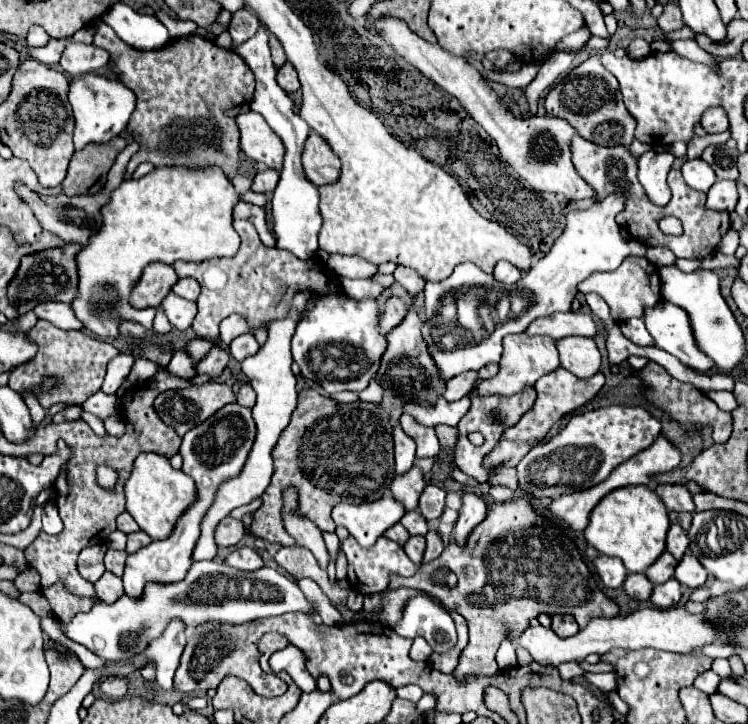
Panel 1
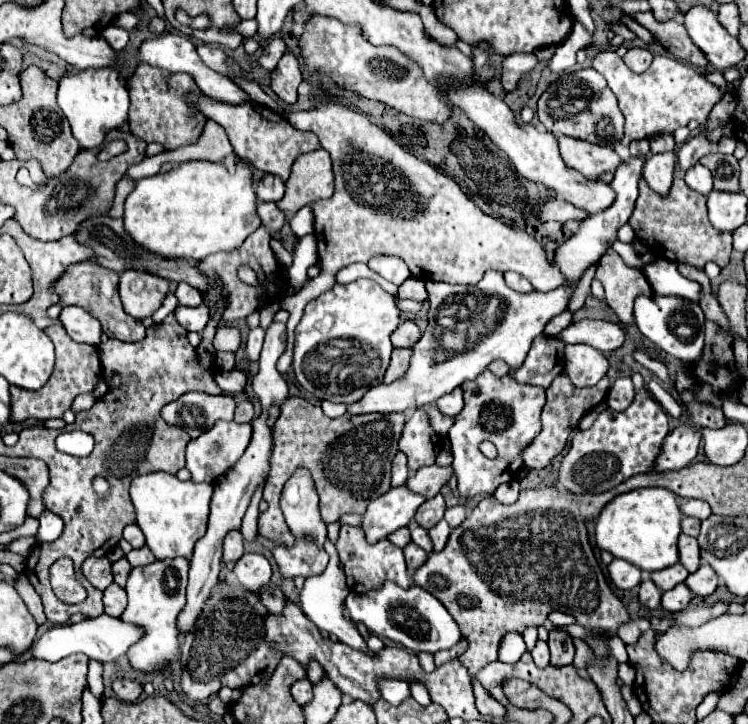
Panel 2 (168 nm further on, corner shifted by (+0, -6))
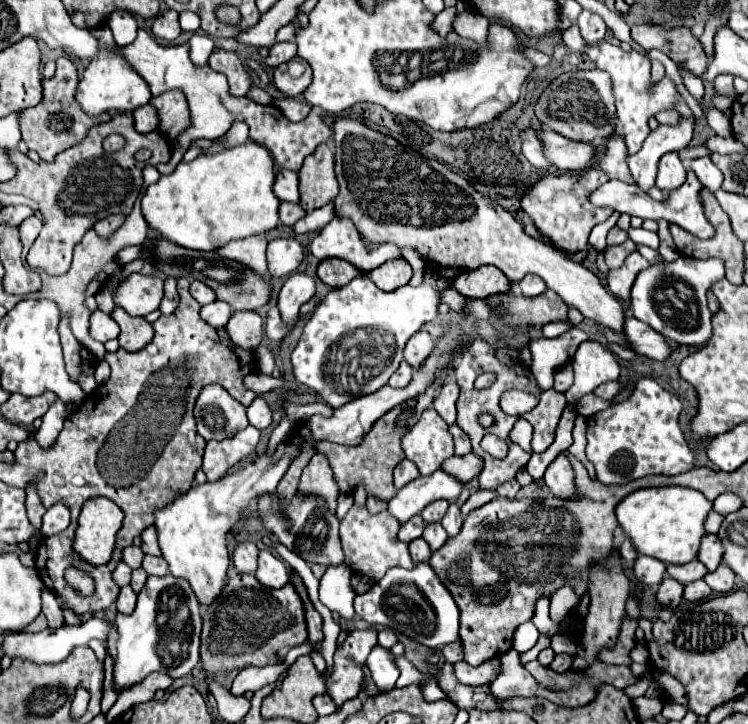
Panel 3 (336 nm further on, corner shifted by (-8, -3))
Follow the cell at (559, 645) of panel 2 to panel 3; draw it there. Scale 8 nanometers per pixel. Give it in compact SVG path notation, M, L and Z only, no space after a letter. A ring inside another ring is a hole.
M556 655L554 661L550 663L550 669L556 673L566 673L570 669L570 663L572 663L570 655Z

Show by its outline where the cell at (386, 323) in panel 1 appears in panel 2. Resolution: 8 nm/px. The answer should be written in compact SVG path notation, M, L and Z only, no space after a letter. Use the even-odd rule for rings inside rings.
M402 320L390 338L392 338L394 348L410 348L420 340L420 336L422 336L422 332L414 324L414 320Z

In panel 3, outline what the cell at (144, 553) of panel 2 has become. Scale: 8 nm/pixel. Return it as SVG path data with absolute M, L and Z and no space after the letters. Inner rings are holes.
M146 555L144 557L144 563L142 563L144 571L148 575L166 575L168 573L168 563L162 559L162 557L152 557L152 555Z

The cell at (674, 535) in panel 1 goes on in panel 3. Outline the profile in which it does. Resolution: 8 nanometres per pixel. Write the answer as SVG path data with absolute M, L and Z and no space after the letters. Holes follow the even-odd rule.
M706 535L700 545L700 555L698 559L708 567L708 571L716 571L724 555L724 547L716 535Z

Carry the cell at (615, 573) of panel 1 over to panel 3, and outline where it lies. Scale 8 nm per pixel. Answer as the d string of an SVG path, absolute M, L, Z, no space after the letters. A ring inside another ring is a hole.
M640 555L634 563L634 577L644 585L650 585L650 587L658 585L664 579L664 575L666 575L666 565L658 559Z

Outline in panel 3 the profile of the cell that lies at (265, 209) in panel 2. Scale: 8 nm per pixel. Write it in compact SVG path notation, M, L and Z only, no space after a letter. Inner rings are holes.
M282 201L280 203L280 221L284 223L284 225L294 225L298 219L302 219L306 215L306 211L300 207L300 205L296 205L296 203L288 203L288 201Z

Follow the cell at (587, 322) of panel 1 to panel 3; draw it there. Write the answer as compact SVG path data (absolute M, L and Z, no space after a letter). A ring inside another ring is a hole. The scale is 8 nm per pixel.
M636 317L626 319L624 335L630 341L630 345L636 349L636 353L640 355L646 355L656 361L666 361L670 357L668 341L660 333L656 333L652 327L638 321Z

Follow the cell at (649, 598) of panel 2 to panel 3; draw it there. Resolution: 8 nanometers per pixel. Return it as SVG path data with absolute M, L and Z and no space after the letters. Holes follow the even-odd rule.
M666 575L664 581L662 581L660 587L658 587L658 601L660 601L662 605L676 607L676 605L682 601L682 593L684 593L684 585Z

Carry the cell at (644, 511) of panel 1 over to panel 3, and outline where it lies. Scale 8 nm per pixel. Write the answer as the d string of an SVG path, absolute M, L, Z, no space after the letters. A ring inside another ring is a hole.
M650 487L630 493L616 507L616 517L624 533L634 543L640 555L656 557L664 563L684 565L696 559L700 551L700 541L706 535L704 521L712 511L712 501L708 501L700 491L690 487Z

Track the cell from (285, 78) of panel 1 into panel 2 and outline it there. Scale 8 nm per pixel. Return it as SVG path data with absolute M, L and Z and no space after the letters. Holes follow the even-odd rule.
M286 54L280 64L276 66L274 72L270 72L270 80L272 80L272 90L278 94L278 98L282 98L286 104L294 104L296 102L296 90L302 82L302 72L298 66L296 56Z

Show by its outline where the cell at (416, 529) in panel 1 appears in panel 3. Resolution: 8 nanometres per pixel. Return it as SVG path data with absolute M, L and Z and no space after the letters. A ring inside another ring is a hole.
M428 523L428 525L426 525L426 529L424 529L422 539L430 545L430 549L432 549L432 551L438 551L438 549L446 543L448 533L444 531L444 527L442 527L440 523Z

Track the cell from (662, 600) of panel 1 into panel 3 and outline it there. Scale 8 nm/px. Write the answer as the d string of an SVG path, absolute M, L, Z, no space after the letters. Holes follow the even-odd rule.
M696 581L696 583L688 583L684 589L684 599L686 601L700 601L712 595L712 589L704 583L704 581Z

